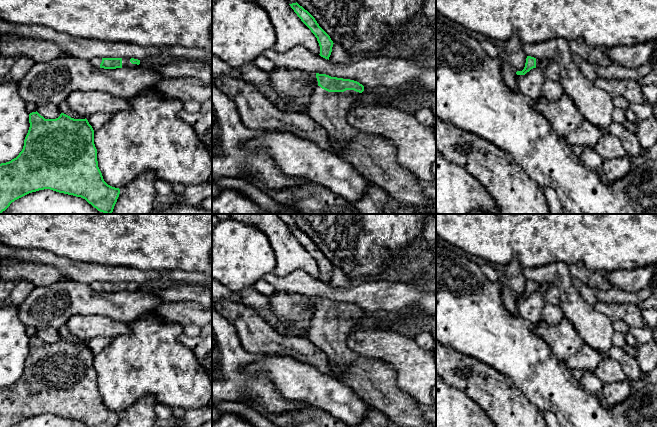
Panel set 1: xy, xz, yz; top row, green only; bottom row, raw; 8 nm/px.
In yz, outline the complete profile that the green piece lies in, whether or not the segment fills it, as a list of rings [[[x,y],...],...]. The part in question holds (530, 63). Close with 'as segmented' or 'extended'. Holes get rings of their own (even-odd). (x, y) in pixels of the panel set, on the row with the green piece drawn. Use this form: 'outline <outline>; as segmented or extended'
outline [[[527,56],[524,69],[522,71],[517,71],[516,74],[525,75],[533,68],[540,68],[544,70],[547,67],[549,61],[550,60],[548,59],[536,59],[534,57]]]; extended

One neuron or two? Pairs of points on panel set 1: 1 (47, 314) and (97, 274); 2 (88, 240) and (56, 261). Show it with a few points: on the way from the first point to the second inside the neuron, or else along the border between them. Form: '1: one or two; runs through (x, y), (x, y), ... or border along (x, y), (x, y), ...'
1: two; border along (68, 279), (89, 284)
2: two; border along (40, 249), (85, 262)

